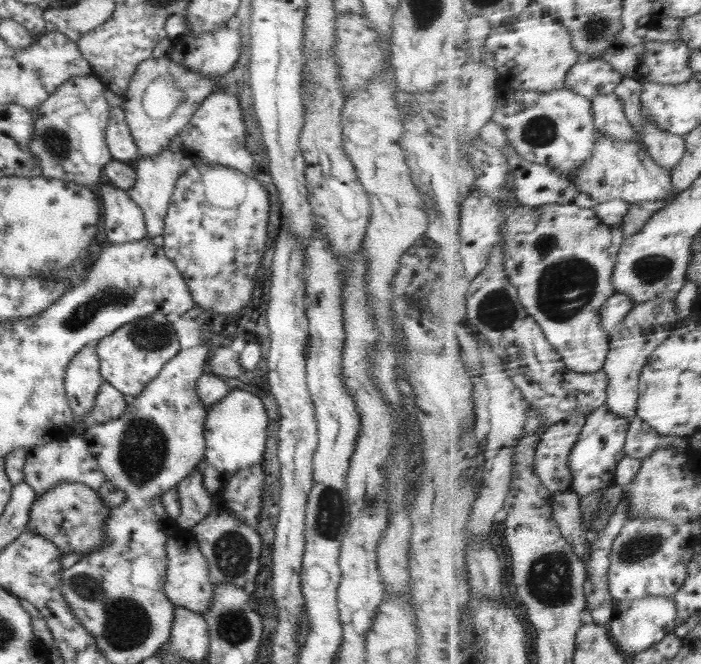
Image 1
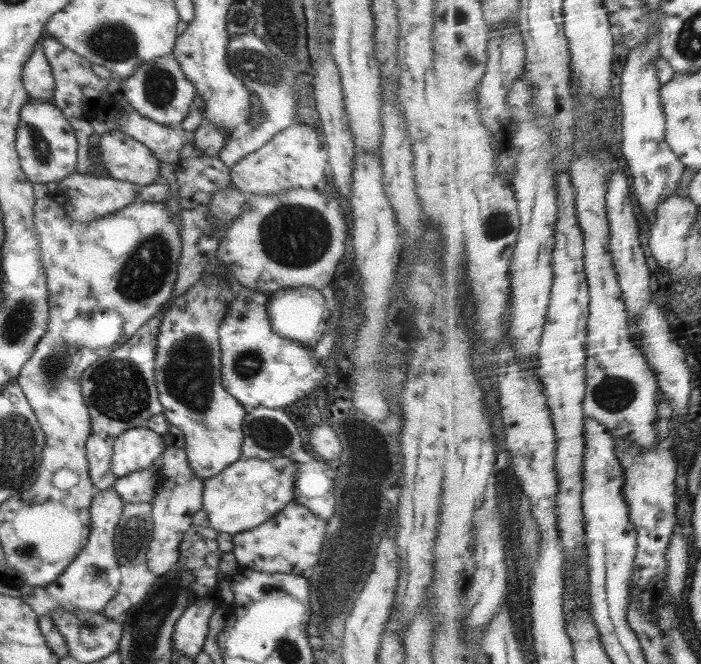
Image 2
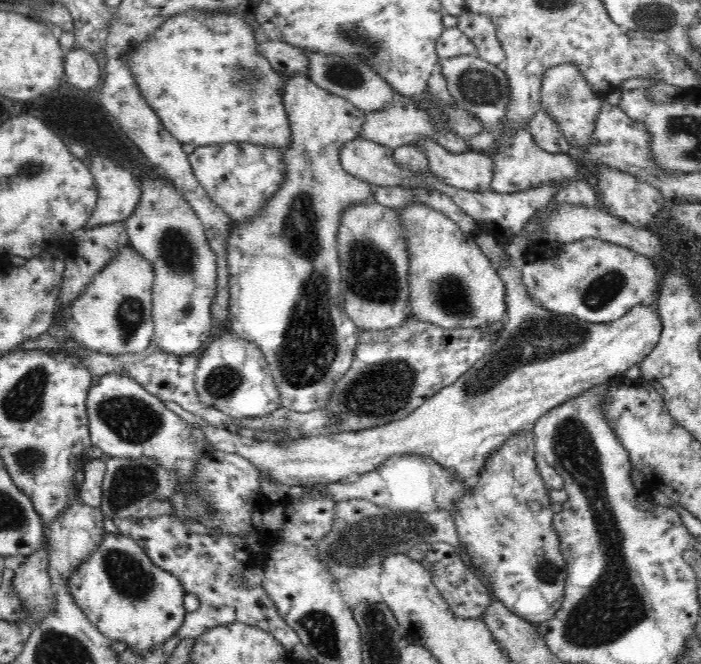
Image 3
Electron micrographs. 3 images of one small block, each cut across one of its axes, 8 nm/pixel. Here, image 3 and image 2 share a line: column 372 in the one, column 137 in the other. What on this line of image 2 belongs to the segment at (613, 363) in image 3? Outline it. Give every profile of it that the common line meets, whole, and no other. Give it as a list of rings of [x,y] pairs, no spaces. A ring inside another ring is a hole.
[[[148,427],[124,430],[113,444],[112,473],[118,478],[138,470],[146,470],[164,451],[163,435]]]

